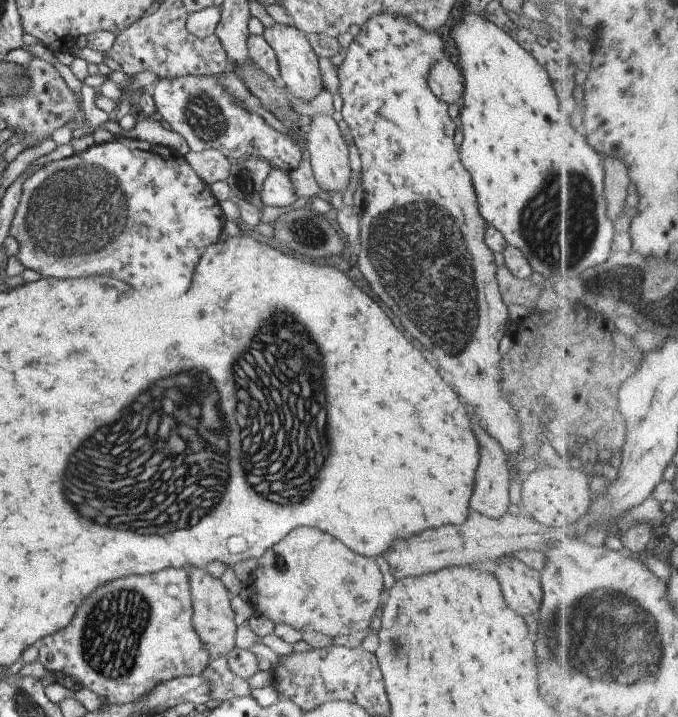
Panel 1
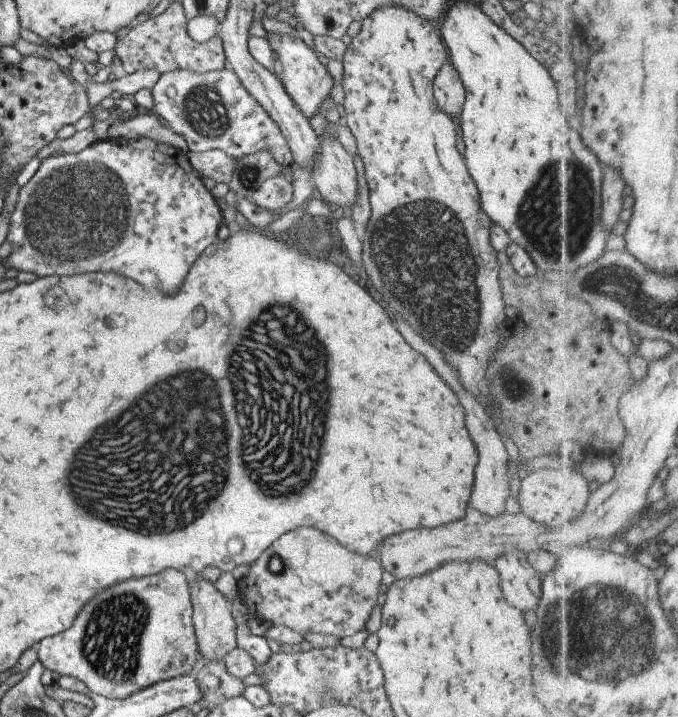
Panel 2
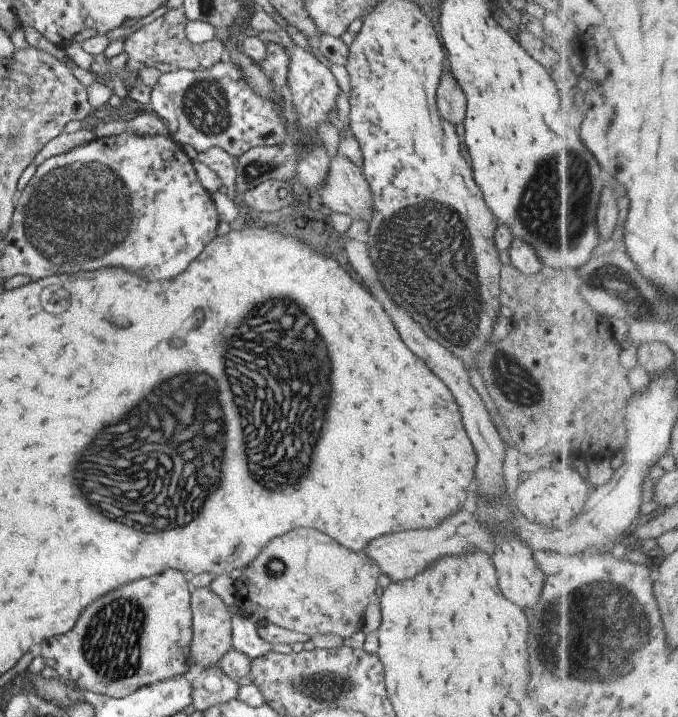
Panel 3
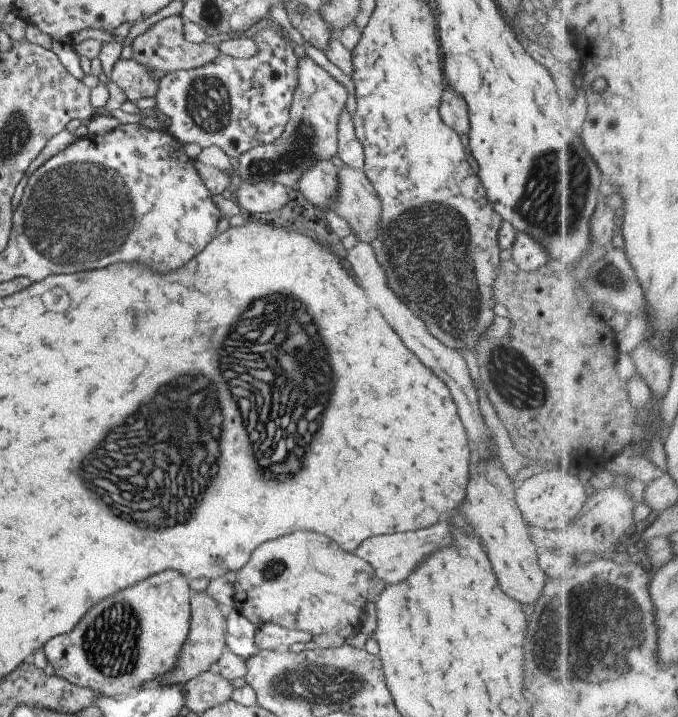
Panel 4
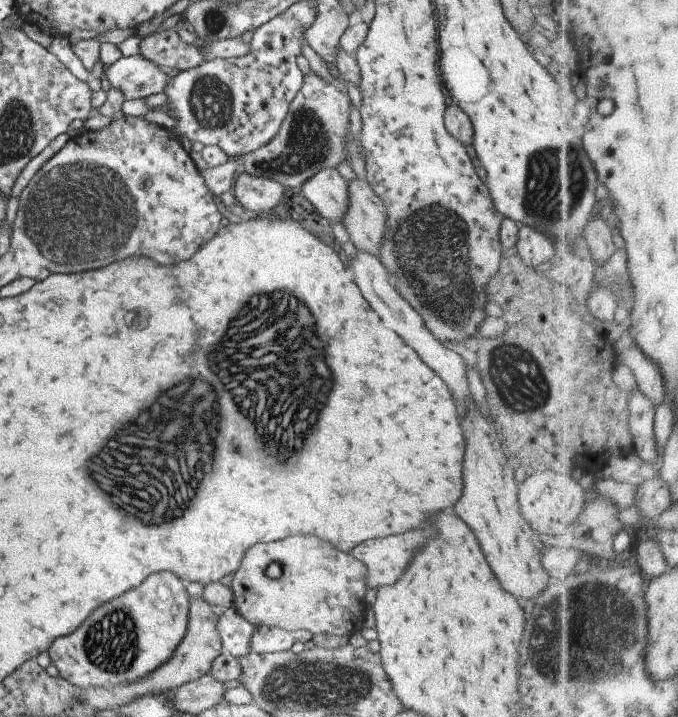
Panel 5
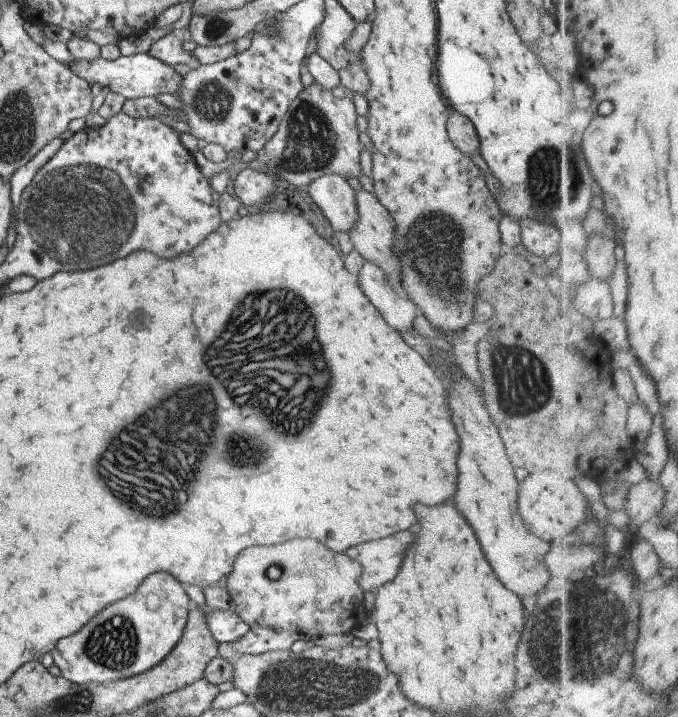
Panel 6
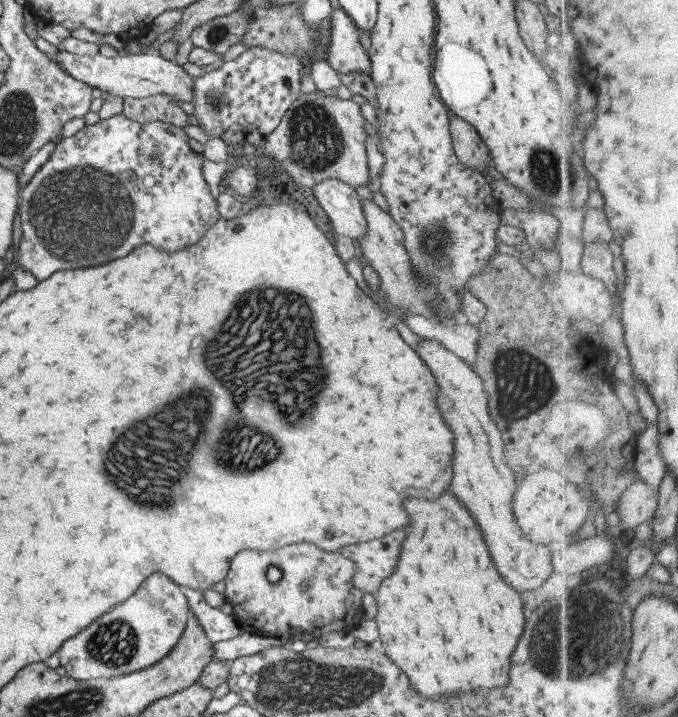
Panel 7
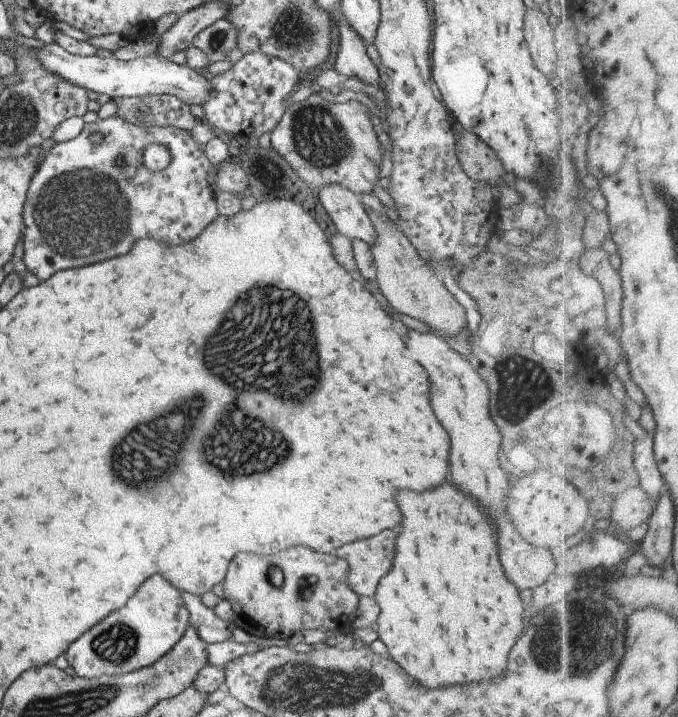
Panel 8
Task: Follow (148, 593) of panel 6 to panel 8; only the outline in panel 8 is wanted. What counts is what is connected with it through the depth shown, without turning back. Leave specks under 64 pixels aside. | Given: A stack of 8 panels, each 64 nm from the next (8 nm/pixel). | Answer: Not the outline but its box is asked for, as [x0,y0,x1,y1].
[66,574,189,678]

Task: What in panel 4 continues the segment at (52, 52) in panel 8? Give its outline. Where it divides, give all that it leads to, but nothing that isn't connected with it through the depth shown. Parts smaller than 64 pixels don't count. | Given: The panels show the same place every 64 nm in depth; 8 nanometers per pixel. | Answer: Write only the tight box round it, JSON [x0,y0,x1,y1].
[109,58,160,102]

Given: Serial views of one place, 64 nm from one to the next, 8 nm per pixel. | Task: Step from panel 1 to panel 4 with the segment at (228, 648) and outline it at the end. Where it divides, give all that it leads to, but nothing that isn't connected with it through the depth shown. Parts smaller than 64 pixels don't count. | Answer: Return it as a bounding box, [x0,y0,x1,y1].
[160,591,226,684]

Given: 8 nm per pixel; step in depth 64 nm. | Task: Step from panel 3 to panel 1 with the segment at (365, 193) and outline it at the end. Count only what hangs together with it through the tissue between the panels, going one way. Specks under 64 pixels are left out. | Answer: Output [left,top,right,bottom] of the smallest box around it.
[305,114,350,194]

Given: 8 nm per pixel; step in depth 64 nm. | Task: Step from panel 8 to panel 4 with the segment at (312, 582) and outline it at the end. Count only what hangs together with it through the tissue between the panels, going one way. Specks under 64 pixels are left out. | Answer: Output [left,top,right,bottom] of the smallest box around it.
[232,532,376,638]

